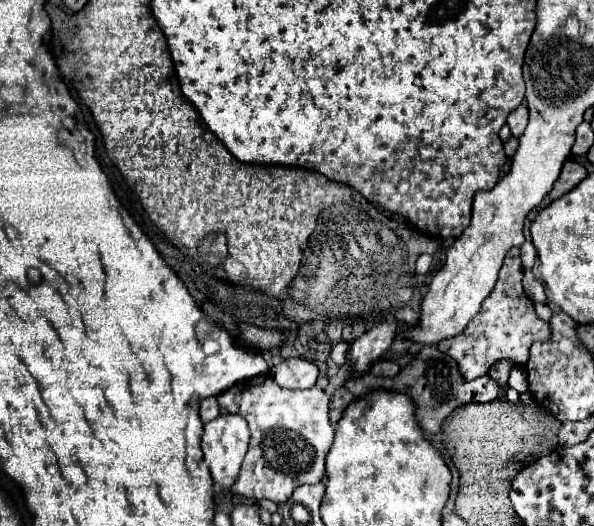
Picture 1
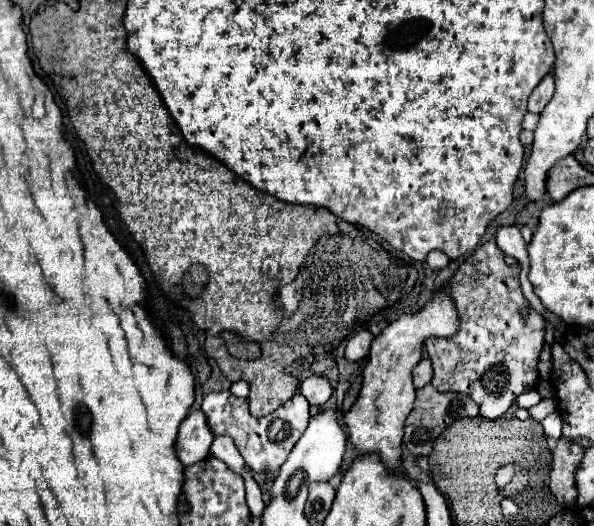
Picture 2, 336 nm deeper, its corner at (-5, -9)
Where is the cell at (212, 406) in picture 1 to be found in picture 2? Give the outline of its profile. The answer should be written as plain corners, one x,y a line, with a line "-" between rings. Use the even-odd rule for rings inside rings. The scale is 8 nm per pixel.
202,410
190,412
186,420
180,424
180,432
174,444
176,456
184,466
196,464
198,460
204,460
208,456
210,444
214,436
210,428
206,428
206,416
202,416

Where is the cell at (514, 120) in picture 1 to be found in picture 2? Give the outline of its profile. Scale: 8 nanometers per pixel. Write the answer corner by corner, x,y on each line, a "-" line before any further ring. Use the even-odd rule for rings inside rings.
548,74
548,76
544,76
542,82
534,88
534,92
532,92
530,100
528,100
528,110
530,110
530,112
542,112
544,106
550,102
552,94
554,94
554,76

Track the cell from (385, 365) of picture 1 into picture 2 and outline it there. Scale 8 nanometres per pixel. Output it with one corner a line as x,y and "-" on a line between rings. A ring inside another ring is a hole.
422,358
414,370
412,370
412,380
414,380
414,386
416,388
422,388
426,386
430,380
432,380
432,362
428,358

